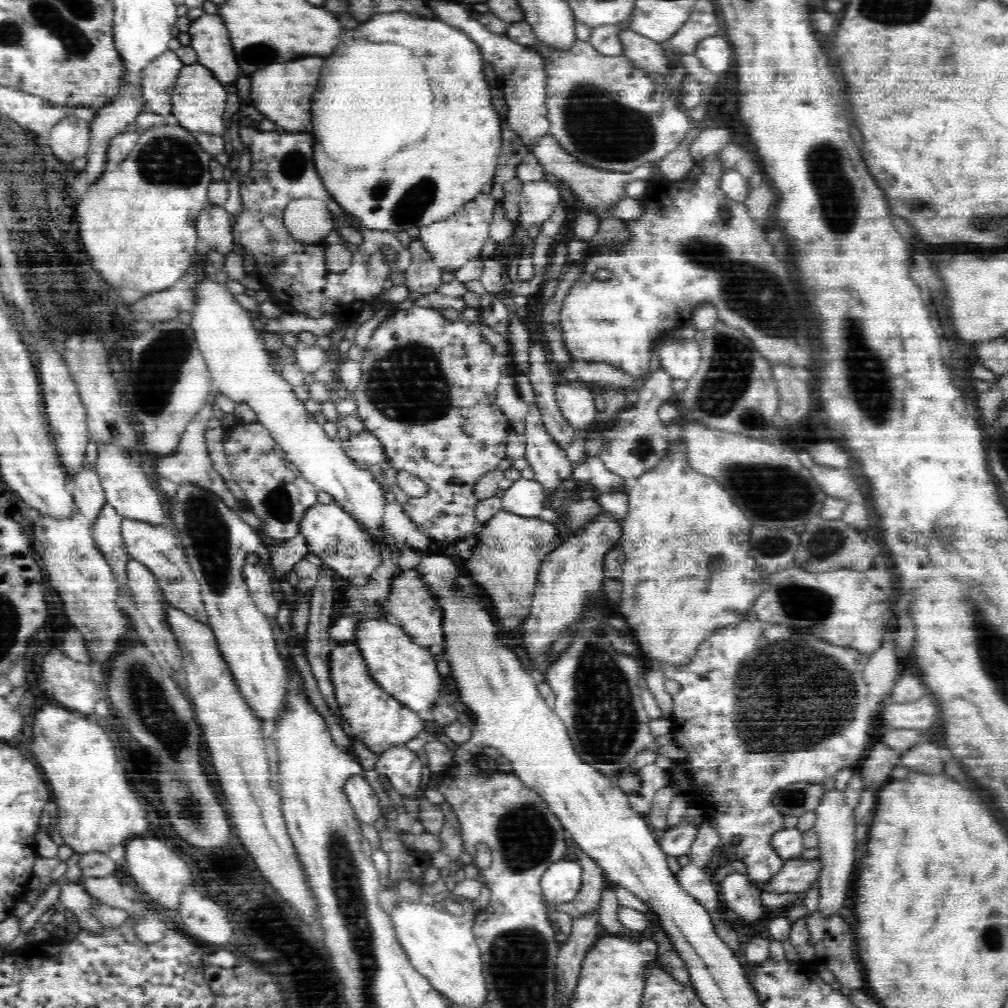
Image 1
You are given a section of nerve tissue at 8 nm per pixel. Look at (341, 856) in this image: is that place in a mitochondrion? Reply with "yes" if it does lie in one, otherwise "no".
yes

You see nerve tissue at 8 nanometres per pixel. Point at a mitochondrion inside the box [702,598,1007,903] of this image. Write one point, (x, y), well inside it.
(792, 695)

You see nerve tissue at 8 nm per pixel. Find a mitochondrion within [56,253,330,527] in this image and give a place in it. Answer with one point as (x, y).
(172, 346)

